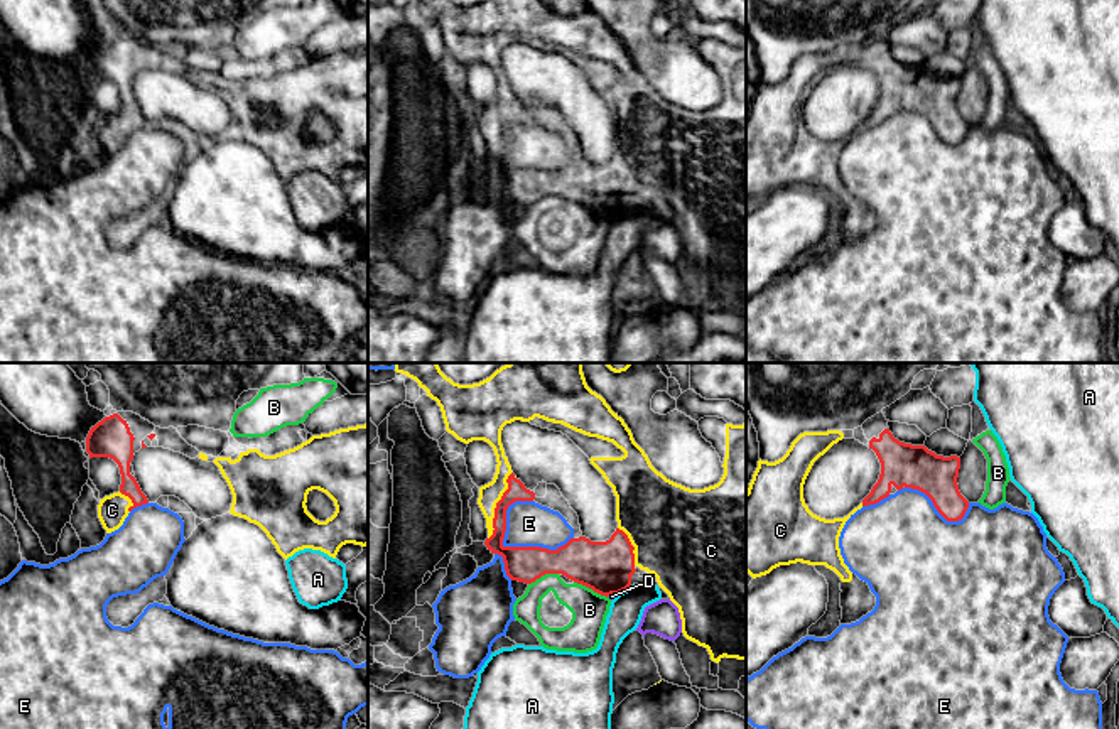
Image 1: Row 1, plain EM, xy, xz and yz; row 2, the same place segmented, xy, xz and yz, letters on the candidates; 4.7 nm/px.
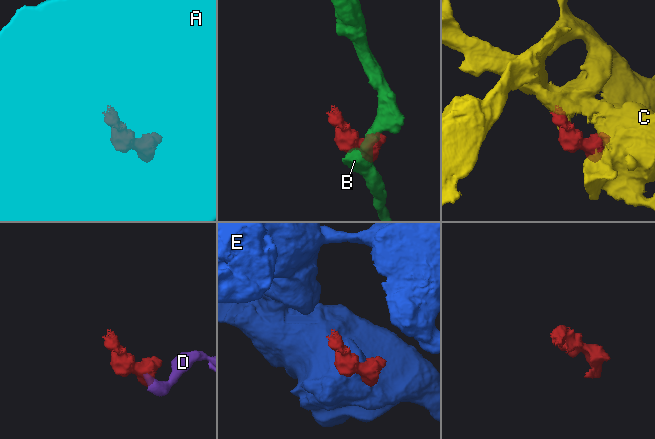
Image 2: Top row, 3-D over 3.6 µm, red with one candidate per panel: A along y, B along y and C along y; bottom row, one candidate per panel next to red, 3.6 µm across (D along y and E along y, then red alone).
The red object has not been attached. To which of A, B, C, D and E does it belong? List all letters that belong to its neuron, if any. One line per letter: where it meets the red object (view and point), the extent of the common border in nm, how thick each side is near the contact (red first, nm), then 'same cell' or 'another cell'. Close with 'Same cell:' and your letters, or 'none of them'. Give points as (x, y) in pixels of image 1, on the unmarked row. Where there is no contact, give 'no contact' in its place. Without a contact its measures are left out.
A: contact xz (623, 211); length 80 nm; calibres 260 and 160 nm; another cell
B: contact xz (591, 210); length 180 nm; calibres 260 and 170 nm; another cell
C: contact xz (497, 127); length 340 nm; calibres 90 and 100 nm; same cell
D: contact xz (611, 215); length 60 nm; calibres 260 and 20 nm; another cell
E: contact xz (522, 169); length 360 nm; calibres 180 and 220 nm; another cell
Same cell: C

